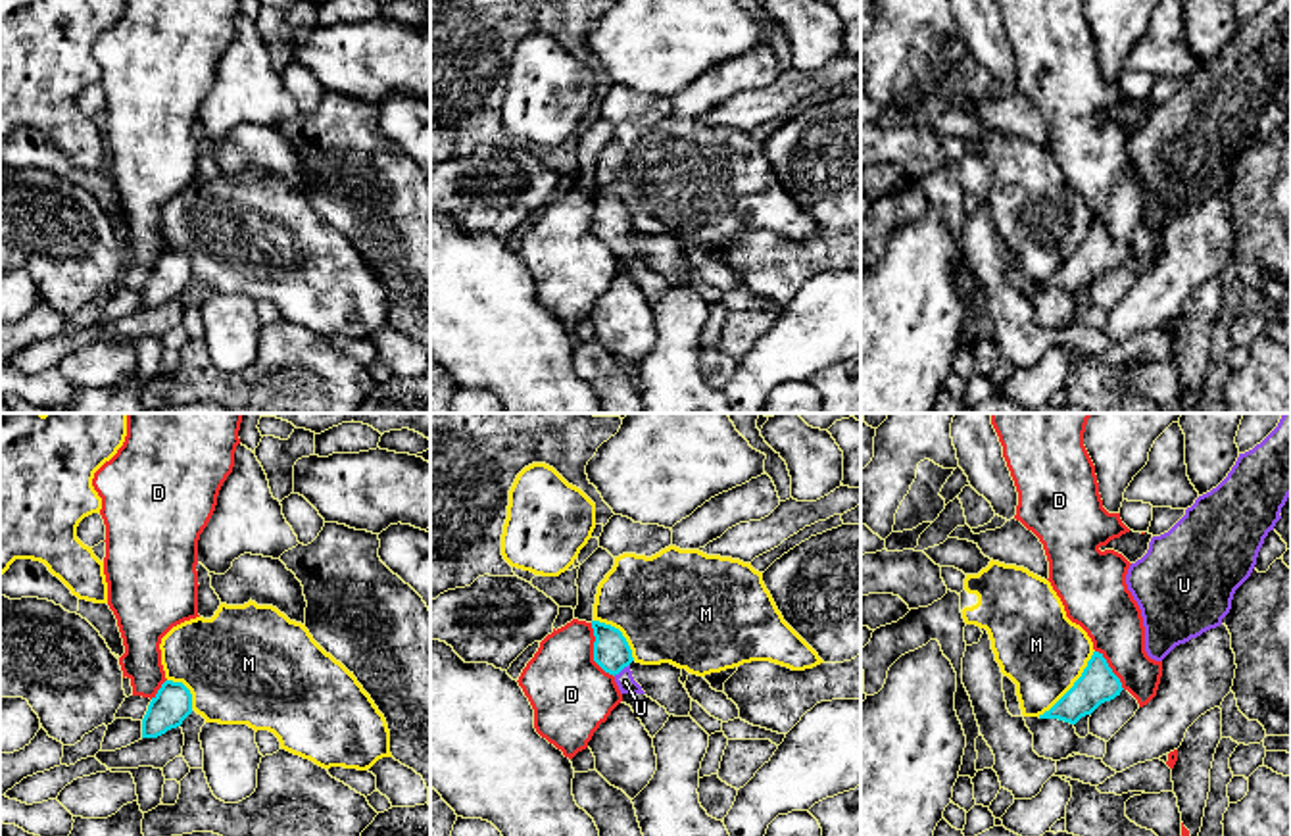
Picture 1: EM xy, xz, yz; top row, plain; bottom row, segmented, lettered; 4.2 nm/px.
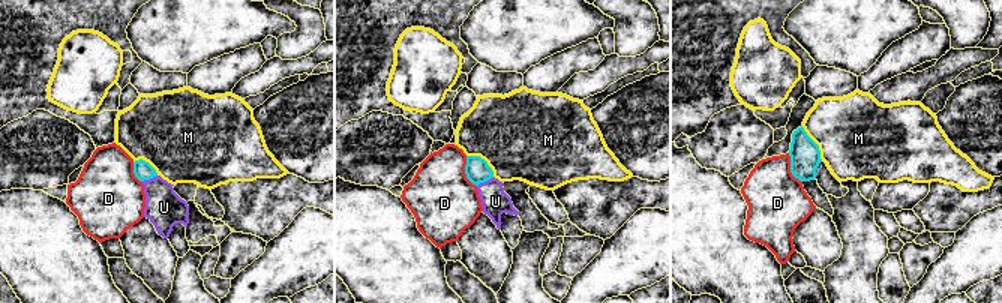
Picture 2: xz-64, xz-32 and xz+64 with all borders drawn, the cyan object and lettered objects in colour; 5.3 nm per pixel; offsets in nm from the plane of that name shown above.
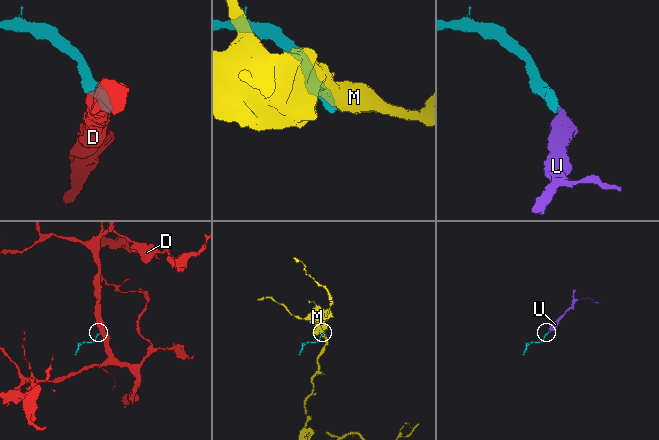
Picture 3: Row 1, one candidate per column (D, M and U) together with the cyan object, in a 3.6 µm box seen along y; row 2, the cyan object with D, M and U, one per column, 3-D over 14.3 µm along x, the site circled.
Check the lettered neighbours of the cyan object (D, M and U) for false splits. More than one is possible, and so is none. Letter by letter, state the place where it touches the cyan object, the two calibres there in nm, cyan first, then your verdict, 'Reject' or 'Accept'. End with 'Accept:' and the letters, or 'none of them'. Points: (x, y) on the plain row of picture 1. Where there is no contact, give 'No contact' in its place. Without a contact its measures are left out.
D: Touches cyan at xz (594, 221). Thickness 160 nm (cyan) against 340 nm. Reject
M: Touches cyan at yz (1074, 254). Thickness 160 nm (cyan) against 360 nm. Reject
U: Touches cyan at xz (621, 239). Thickness 160 nm (cyan) against 80 nm. Accept
Accept: U

